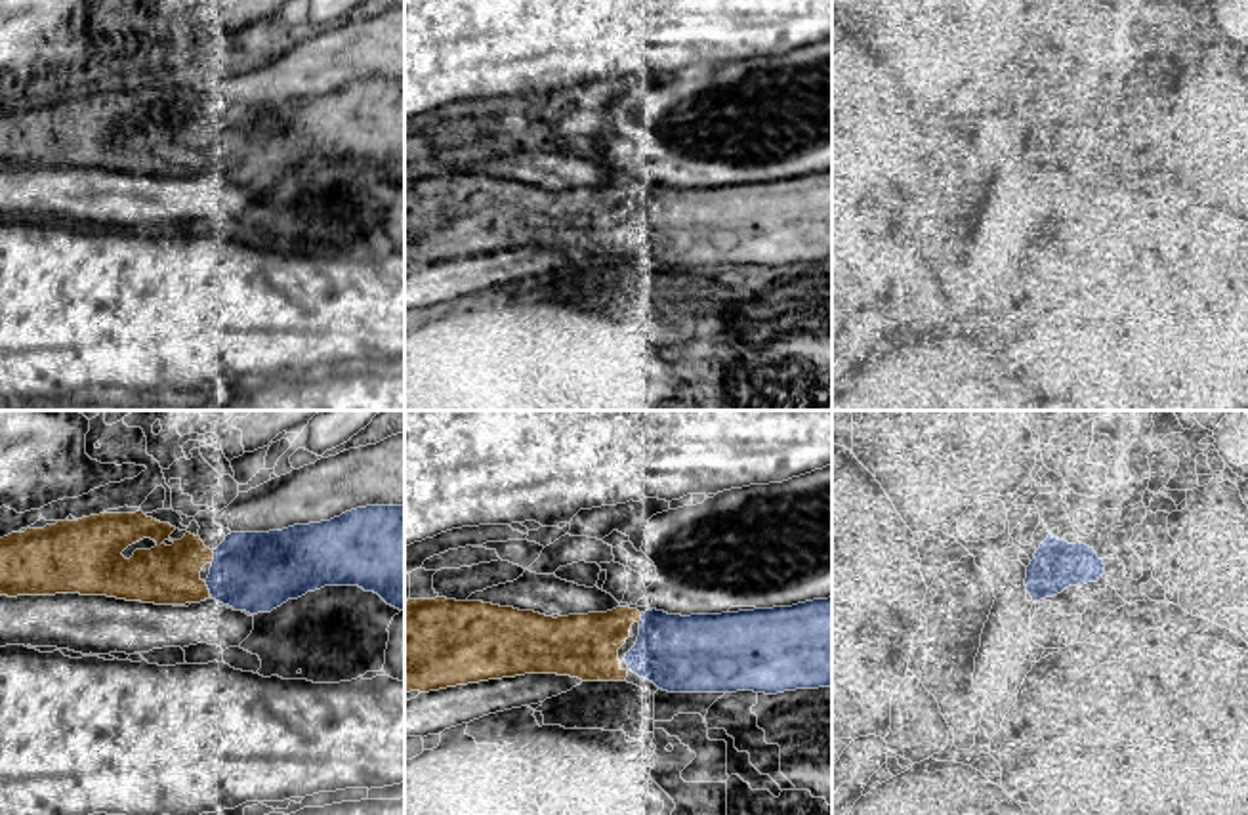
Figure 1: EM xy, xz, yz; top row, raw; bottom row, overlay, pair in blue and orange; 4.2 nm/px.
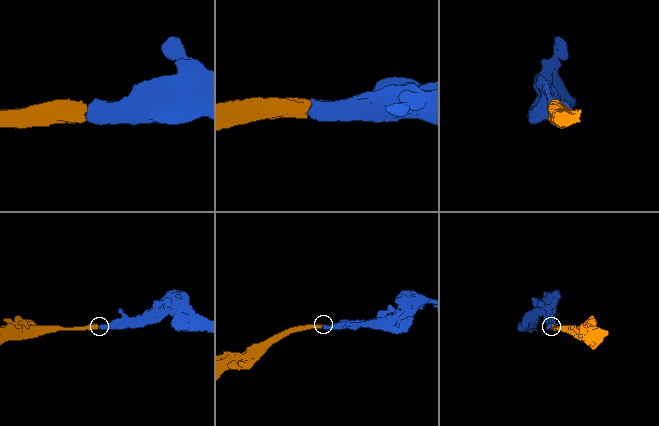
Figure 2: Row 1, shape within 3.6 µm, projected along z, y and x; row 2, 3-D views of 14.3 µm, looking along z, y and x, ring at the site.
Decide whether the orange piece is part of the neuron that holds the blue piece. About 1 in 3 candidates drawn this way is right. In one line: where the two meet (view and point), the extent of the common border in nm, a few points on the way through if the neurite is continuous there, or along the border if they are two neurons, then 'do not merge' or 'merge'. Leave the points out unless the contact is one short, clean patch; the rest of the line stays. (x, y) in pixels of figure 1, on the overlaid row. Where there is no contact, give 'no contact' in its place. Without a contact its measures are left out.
xy (208, 588) | 70 nm | merge

